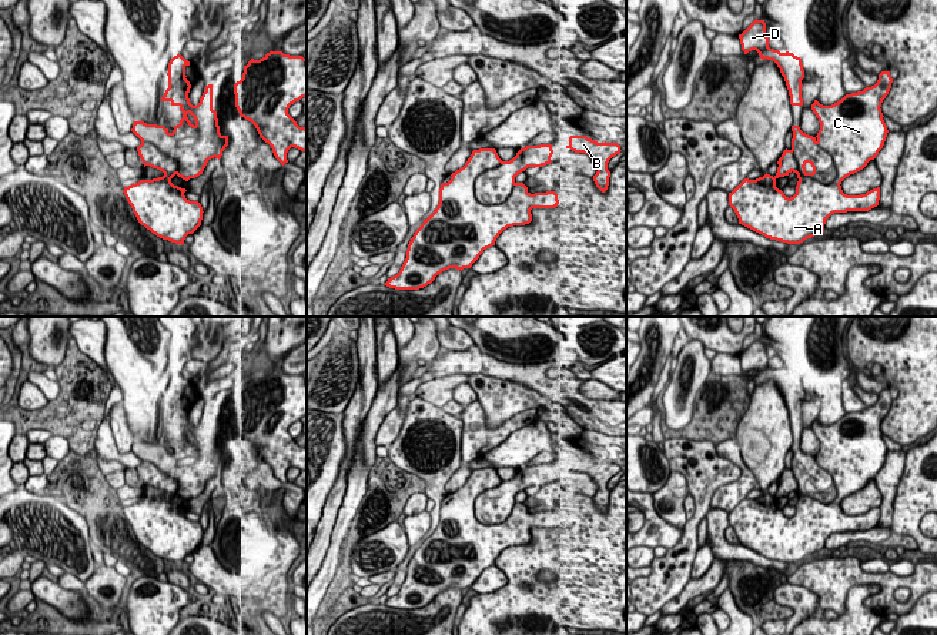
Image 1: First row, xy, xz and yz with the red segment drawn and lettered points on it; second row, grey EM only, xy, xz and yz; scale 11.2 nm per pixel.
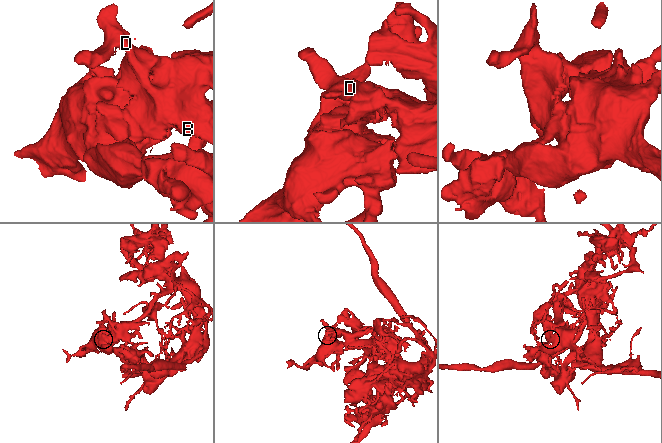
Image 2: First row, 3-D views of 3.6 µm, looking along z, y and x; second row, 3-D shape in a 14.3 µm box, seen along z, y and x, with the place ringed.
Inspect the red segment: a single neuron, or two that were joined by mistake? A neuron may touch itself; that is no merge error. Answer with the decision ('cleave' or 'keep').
keep

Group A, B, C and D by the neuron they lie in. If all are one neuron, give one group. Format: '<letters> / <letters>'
A B C D

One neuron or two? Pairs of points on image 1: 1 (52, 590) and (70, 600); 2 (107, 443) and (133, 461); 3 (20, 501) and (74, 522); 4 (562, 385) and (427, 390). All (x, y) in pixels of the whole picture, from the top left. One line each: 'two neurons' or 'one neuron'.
1: one neuron
2: one neuron
3: one neuron
4: two neurons

